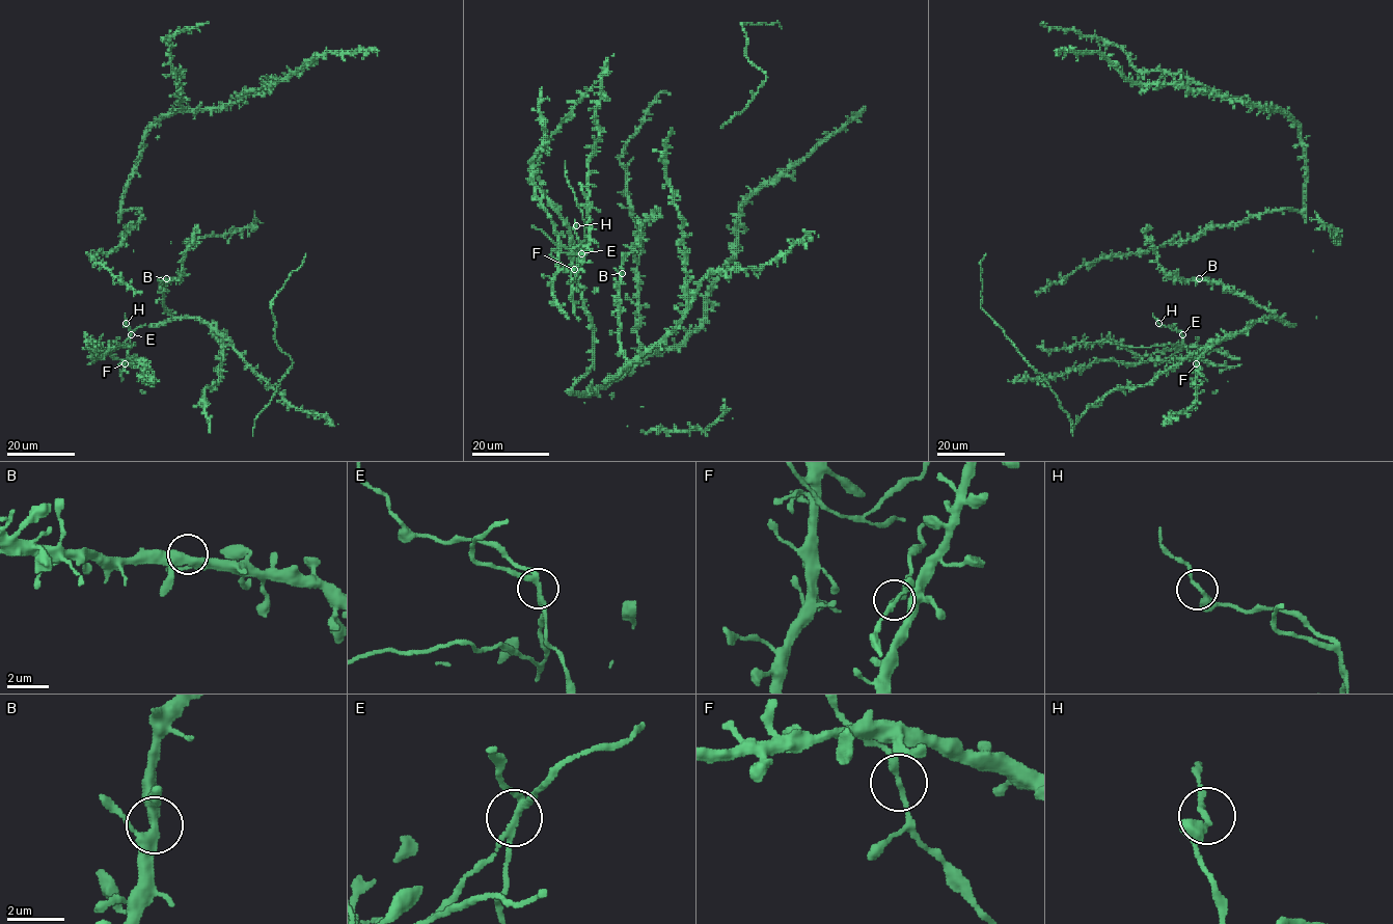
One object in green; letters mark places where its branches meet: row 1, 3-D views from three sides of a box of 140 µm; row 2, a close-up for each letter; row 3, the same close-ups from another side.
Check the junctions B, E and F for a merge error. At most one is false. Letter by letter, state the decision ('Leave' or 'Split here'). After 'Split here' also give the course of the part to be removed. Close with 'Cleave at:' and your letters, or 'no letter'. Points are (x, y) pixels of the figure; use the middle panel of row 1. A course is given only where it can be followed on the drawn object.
B: Leave
E: Split here. Course of the part to remove: (581, 253), (568, 253), (584, 240), (584, 220), (566, 175), (566, 161)
F: Leave
Cleave at: E

